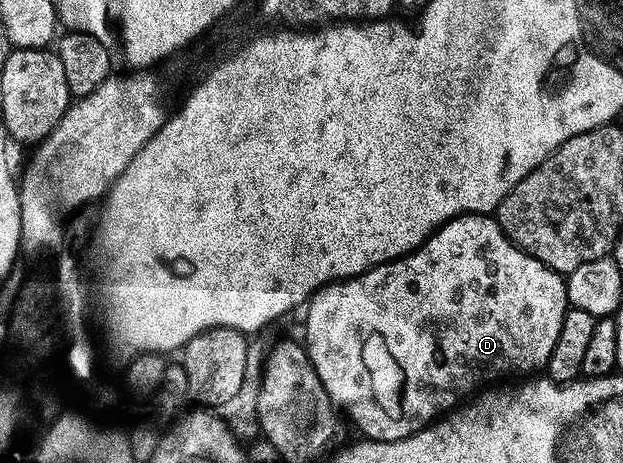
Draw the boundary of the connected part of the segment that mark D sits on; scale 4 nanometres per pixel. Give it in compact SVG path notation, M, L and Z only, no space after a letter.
M459 214L447 221L444 226L440 226L419 249L404 254L402 258L394 258L391 262L374 266L372 270L366 270L356 278L344 278L317 291L306 307L305 345L309 360L313 360L317 376L321 376L325 392L348 419L351 417L359 425L359 430L363 433L360 435L373 442L392 442L408 438L418 430L430 426L432 422L454 411L464 400L482 391L488 384L498 383L495 382L498 378L511 378L514 374L531 376L542 371L553 352L554 345L557 344L557 338L561 336L562 324L568 309L567 283L564 275L550 270L548 266L541 264L541 260L529 256L524 250L512 244L503 235L502 228L491 214Z

